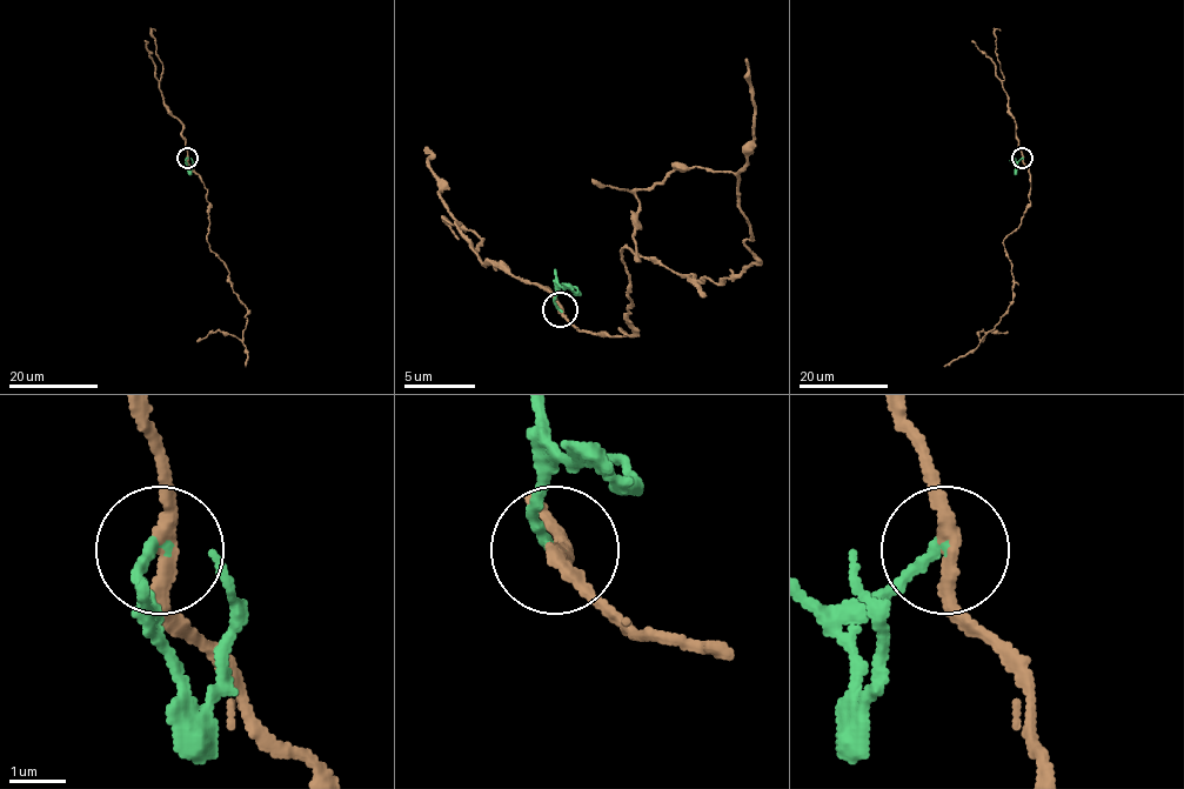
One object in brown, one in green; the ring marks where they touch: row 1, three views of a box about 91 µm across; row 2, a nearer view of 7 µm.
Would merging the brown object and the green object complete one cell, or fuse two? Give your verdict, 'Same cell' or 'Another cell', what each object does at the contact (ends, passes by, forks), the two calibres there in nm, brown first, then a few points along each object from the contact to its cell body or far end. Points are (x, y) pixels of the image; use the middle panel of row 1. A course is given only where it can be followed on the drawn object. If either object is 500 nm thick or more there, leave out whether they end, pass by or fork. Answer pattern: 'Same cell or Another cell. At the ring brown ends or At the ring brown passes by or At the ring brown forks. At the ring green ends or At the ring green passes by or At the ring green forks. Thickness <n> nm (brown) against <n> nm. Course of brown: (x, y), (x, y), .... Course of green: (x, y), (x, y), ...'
Another cell. At the ring brown passes by. At the ring green ends. Thickness 240 nm (brown) against 200 nm. Course of brown: (560, 311), (631, 335), (624, 247), (734, 279), (751, 261), (734, 175), (674, 168), (639, 189), (639, 261). Course of green: (560, 311), (556, 293), (577, 289), (570, 286)

